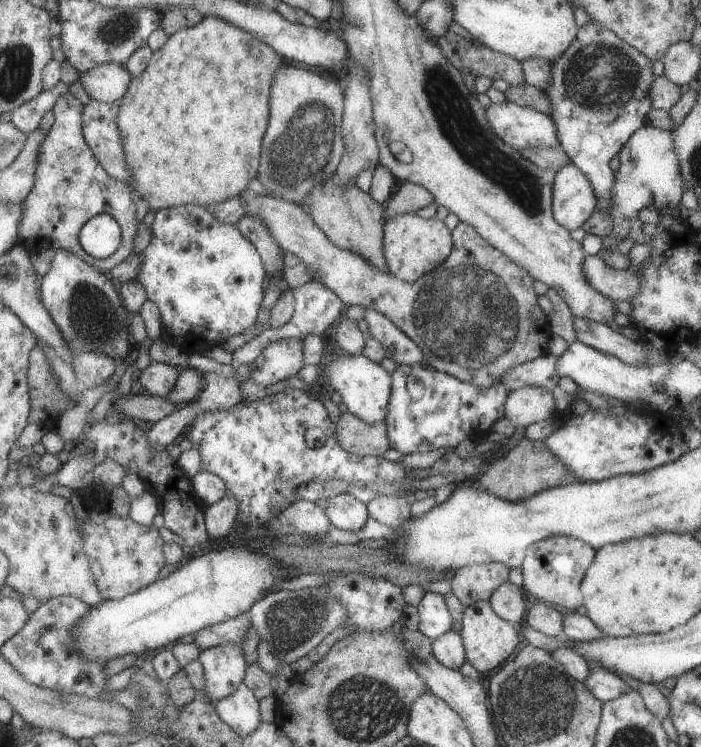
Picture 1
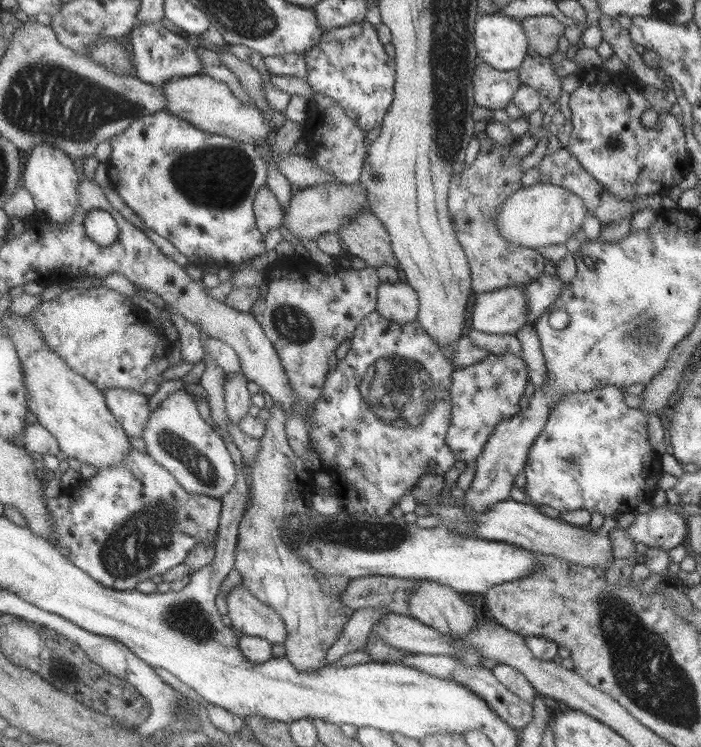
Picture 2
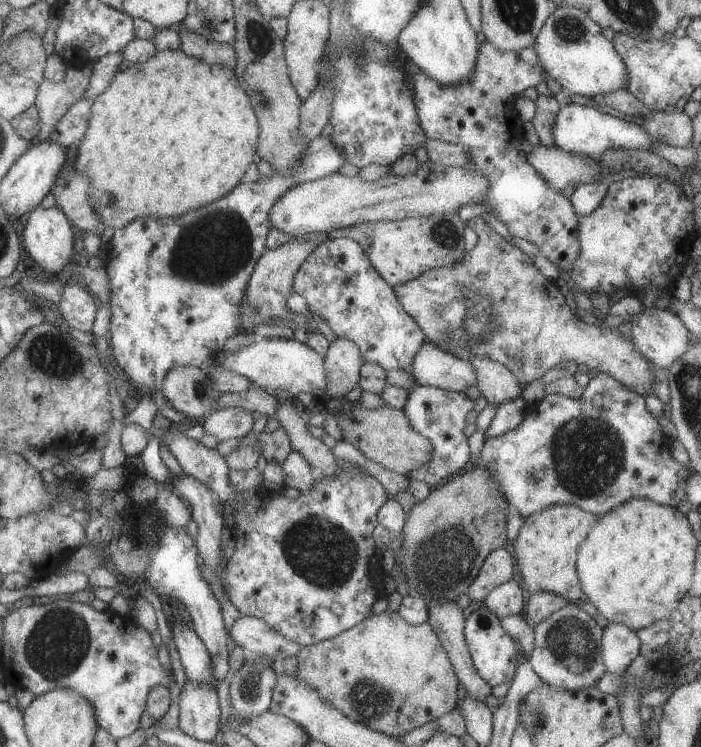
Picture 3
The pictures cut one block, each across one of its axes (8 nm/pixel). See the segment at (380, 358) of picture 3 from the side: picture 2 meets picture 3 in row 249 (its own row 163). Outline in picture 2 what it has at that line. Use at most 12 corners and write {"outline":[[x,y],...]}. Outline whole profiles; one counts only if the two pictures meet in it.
{"outline":[[312,90],[301,140],[311,161],[351,185],[369,145],[343,108]]}

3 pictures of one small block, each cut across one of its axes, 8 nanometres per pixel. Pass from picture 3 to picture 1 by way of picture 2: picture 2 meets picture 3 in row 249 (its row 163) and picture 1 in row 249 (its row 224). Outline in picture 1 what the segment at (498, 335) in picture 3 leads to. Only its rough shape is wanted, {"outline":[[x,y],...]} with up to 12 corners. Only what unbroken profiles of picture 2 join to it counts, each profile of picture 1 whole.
{"outline":[[242,190],[345,308],[386,316],[484,389],[548,353],[532,276],[466,222],[409,282],[332,245],[304,206]]}

